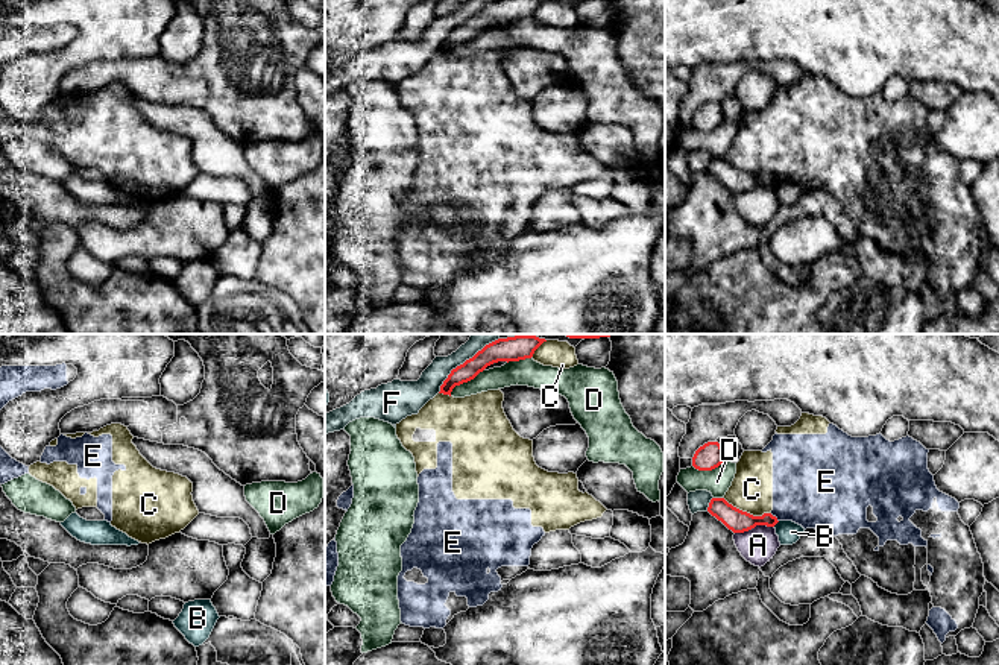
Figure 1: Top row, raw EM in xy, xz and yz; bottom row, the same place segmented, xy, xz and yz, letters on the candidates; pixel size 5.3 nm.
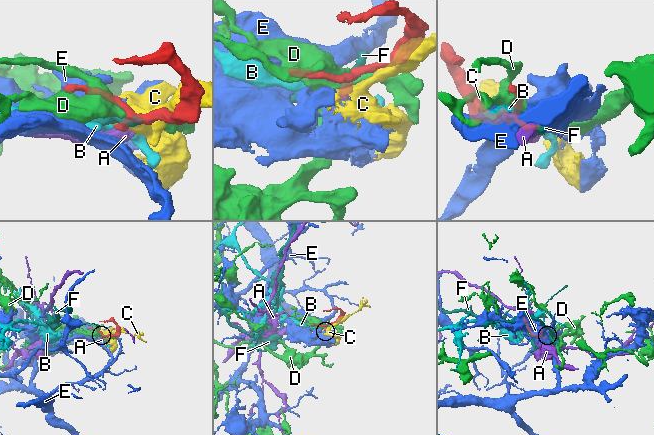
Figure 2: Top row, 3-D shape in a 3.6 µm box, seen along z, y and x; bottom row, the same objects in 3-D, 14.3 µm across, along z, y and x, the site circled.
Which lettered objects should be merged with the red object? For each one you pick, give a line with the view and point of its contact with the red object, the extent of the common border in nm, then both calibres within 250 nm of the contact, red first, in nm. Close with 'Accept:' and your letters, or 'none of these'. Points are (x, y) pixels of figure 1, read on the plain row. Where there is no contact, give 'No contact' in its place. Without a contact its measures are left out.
Accept: none of these

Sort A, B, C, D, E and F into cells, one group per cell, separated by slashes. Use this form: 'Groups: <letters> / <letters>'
Groups: A / B / C E / D / F

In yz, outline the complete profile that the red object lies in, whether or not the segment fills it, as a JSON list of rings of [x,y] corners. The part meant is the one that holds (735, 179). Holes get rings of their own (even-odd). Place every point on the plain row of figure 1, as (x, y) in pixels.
[[[712,158],[707,172],[733,193],[744,193],[755,188],[756,185],[774,187],[779,182],[771,173],[753,176],[733,167],[724,158]]]

